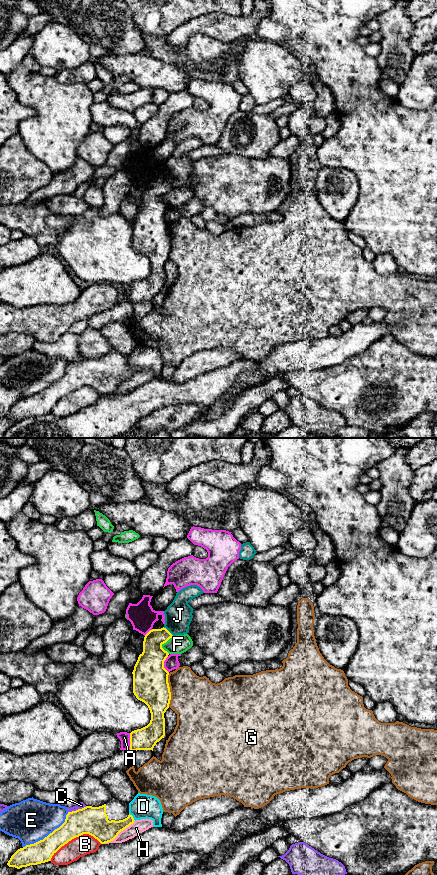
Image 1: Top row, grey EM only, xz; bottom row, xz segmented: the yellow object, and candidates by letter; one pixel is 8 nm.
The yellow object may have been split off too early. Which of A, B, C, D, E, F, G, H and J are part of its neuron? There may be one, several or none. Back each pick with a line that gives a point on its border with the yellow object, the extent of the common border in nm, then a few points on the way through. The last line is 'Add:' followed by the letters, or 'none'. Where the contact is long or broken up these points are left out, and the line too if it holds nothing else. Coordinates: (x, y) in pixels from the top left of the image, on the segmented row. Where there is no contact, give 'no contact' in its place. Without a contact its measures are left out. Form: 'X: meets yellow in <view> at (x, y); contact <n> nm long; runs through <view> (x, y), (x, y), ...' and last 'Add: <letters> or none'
Add: none

